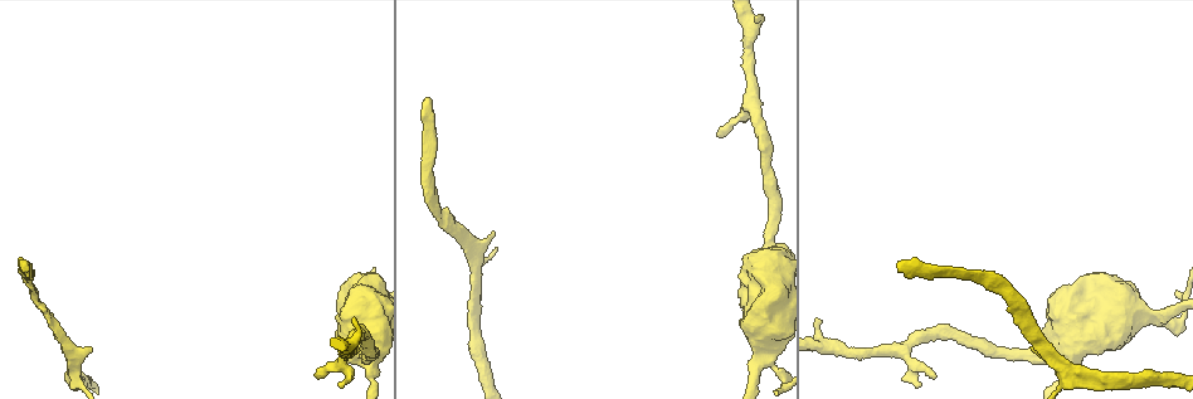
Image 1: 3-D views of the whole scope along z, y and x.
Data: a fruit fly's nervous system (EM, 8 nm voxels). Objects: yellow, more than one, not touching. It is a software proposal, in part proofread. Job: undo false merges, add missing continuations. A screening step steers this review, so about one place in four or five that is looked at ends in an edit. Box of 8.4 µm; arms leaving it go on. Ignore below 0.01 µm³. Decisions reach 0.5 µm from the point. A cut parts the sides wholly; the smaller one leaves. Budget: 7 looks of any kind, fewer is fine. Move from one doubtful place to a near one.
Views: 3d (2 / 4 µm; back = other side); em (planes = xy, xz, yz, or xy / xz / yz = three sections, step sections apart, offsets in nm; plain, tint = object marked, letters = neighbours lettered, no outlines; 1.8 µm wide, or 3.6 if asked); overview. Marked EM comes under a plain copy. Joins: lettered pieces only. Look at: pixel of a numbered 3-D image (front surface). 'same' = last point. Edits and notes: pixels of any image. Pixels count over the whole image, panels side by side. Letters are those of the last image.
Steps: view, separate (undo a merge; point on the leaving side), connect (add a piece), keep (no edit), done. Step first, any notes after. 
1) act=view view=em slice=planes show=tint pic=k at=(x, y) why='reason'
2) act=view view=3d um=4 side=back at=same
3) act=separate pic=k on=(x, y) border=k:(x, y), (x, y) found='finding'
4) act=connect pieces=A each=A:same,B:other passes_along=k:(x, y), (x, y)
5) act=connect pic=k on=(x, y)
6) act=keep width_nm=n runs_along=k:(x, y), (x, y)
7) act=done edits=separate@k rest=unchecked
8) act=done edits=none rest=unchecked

act=view view=em um=3.6 slice=xz step=4 show=letters pic=1 at=(492, 234) why='an open end'

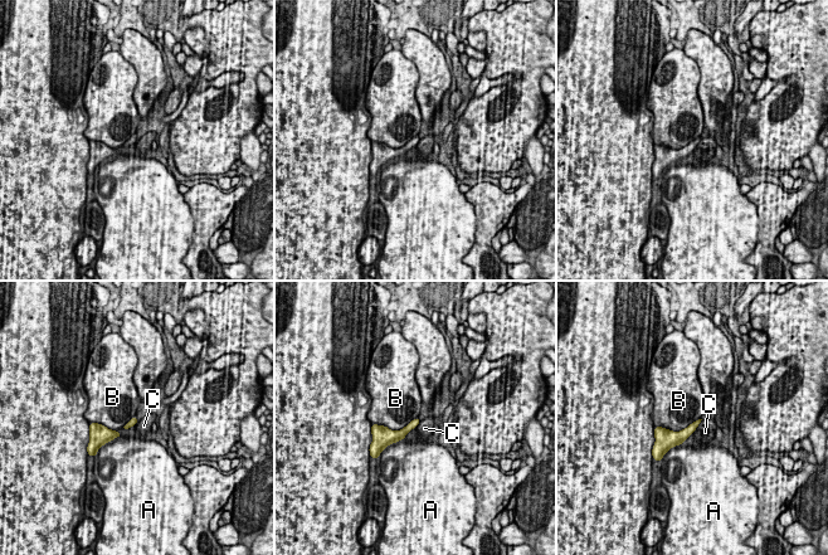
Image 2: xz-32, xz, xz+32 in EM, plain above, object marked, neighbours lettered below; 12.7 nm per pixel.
act=keep each=A:other,B:other,C:other border=2:(418, 417), (399, 429), (373, 424) found='no lettered piece goes on from it'

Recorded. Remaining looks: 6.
act=view view=3d um=4 pic=1 at=(765, 357)

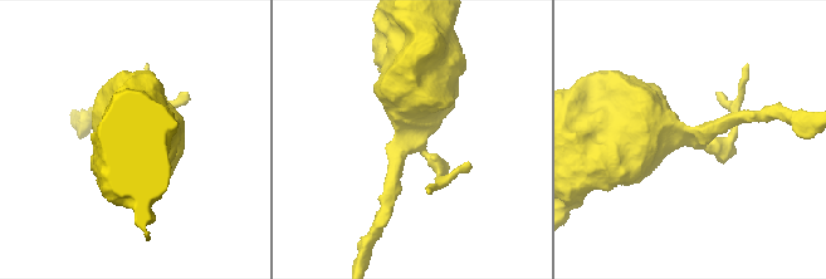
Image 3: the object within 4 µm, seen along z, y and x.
act=view view=em um=3.6 slice=planes show=letters pic=3 at=(696, 139) why='now the EM'

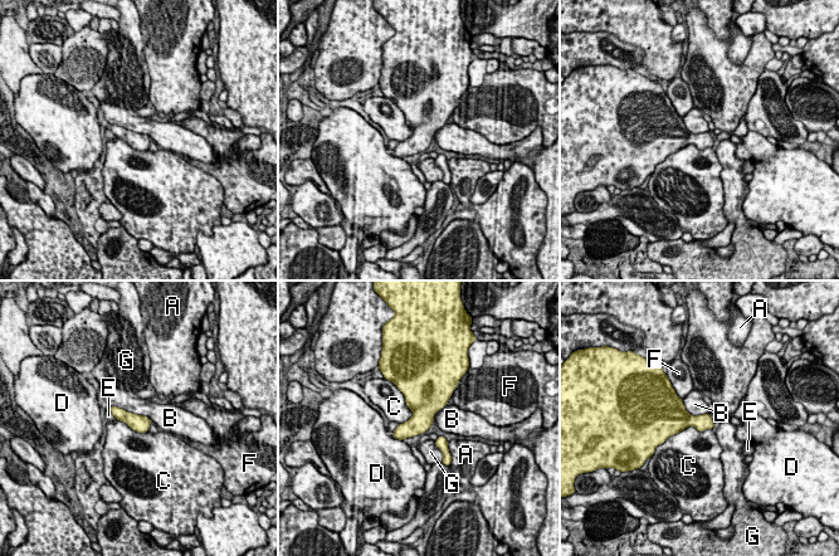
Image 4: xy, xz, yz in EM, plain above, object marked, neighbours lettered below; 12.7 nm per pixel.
act=keep each=A:other,B:other,C:other,D:other,E:other,F:other,G:other border=4:(712, 428), (686, 427), (663, 443) found='one neuron here'

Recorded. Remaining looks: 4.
act=view view=3d um=4 pic=1 at=(935, 374) why='an open end'

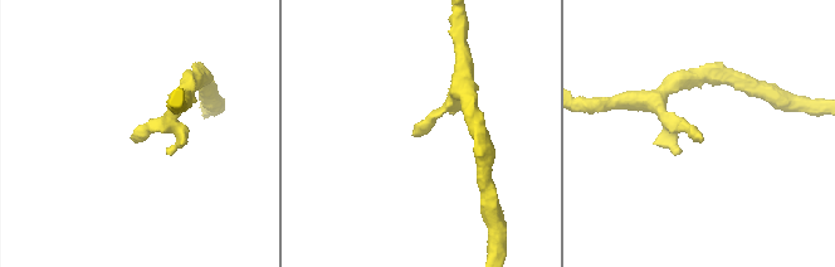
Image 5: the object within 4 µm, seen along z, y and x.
act=view view=em slice=planes show=letters pic=5 at=(135, 139) why='need the tissue'

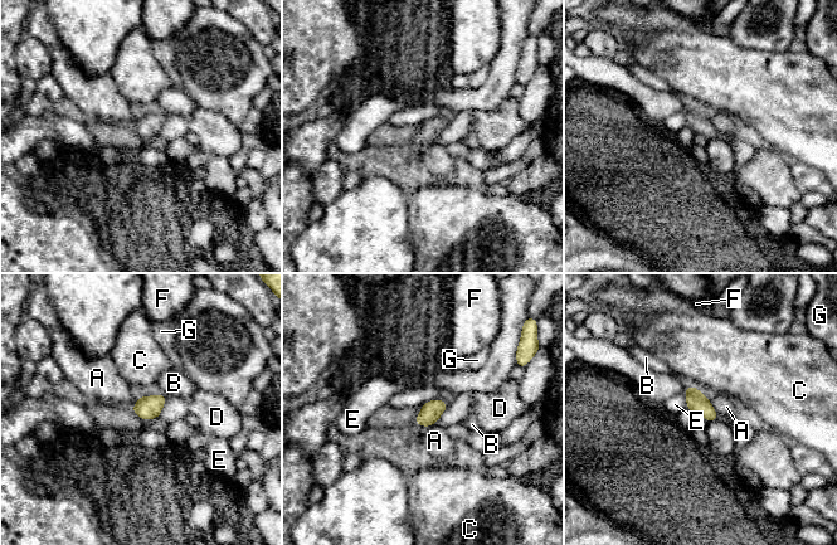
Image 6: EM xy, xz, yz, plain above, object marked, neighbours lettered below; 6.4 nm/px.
act=keep longest_contact=D:150nm each=A:other,B:other,C:other,D:other,E:other,F:other,G:other border=6:(709, 399), (719, 417) found='no lettered piece goes on from it'

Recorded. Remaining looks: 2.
act=done edits=none rest=unchecked

